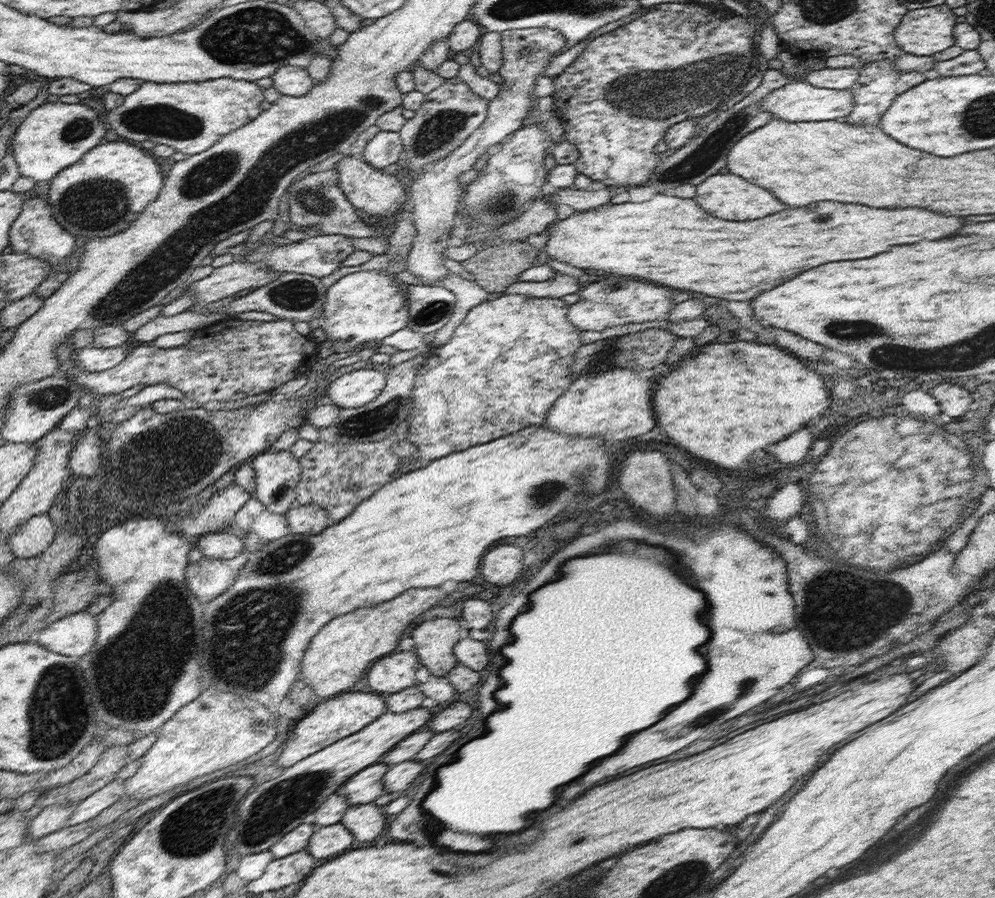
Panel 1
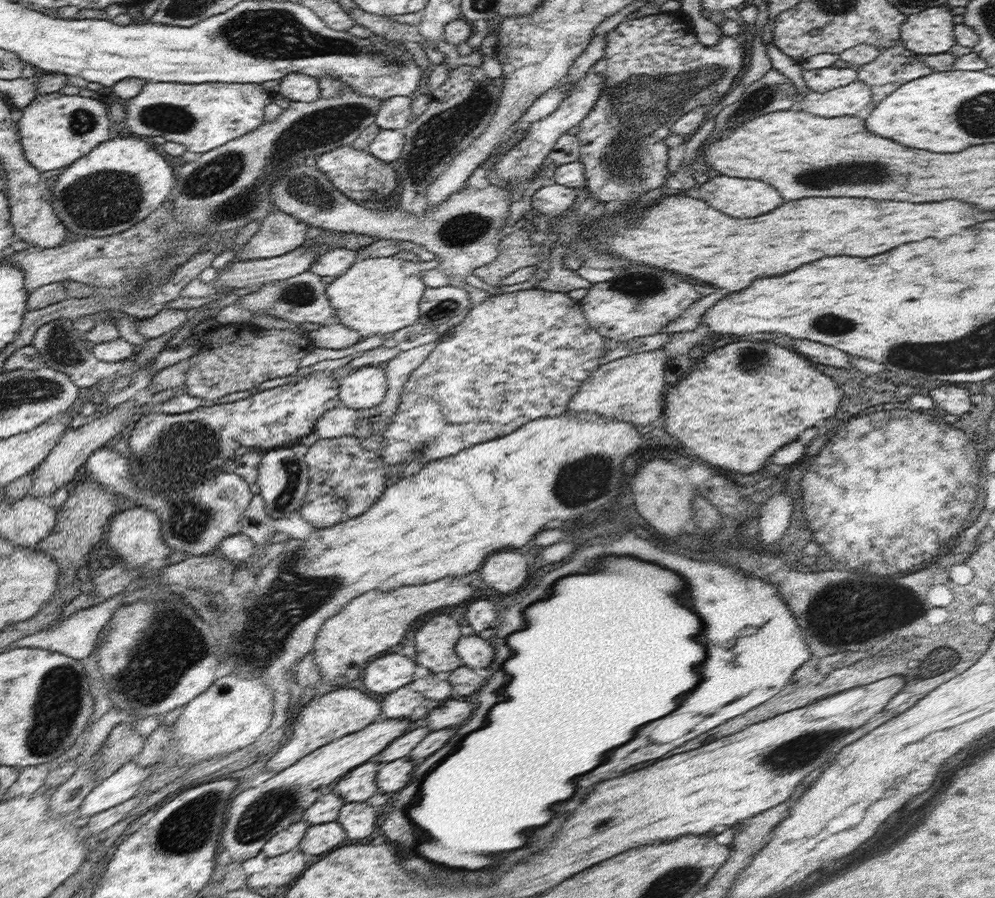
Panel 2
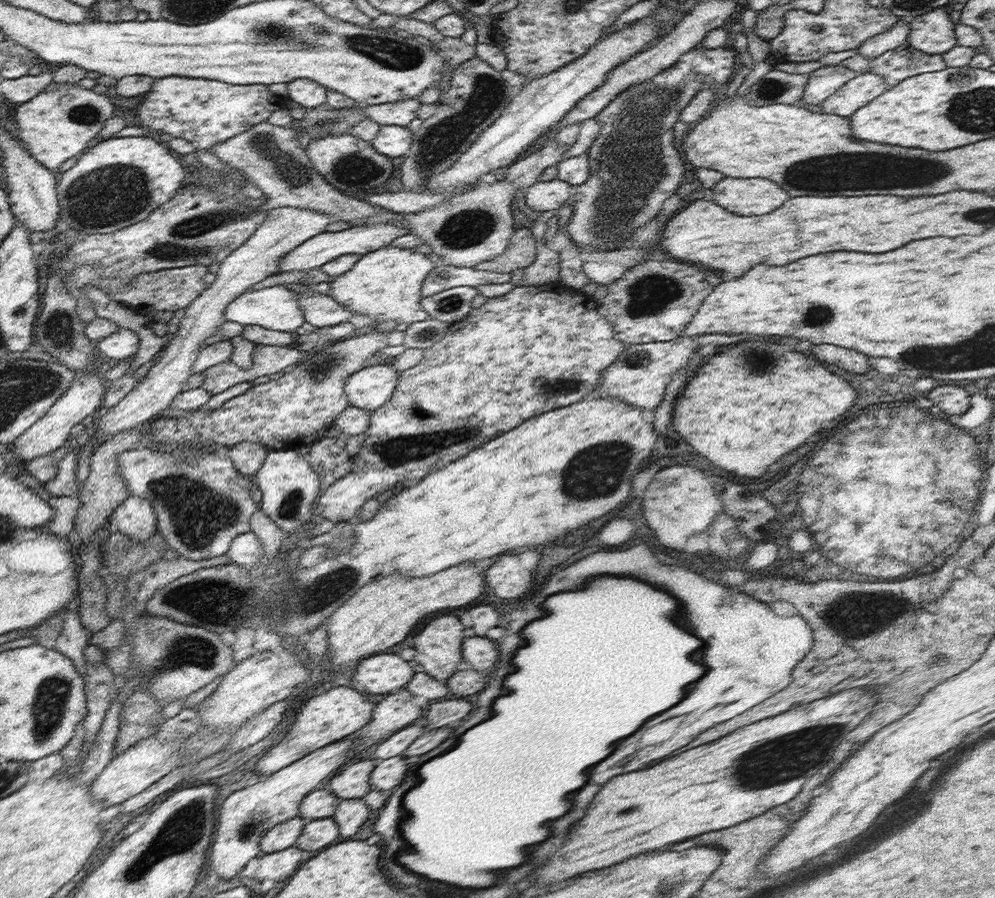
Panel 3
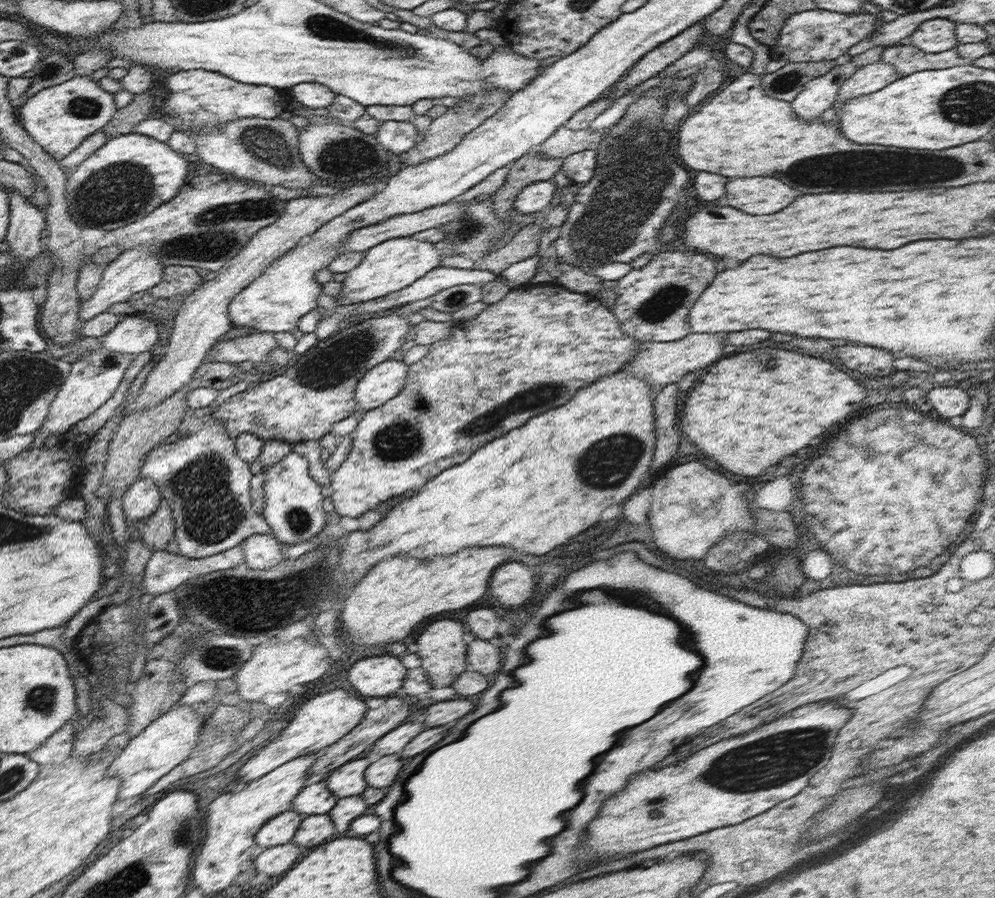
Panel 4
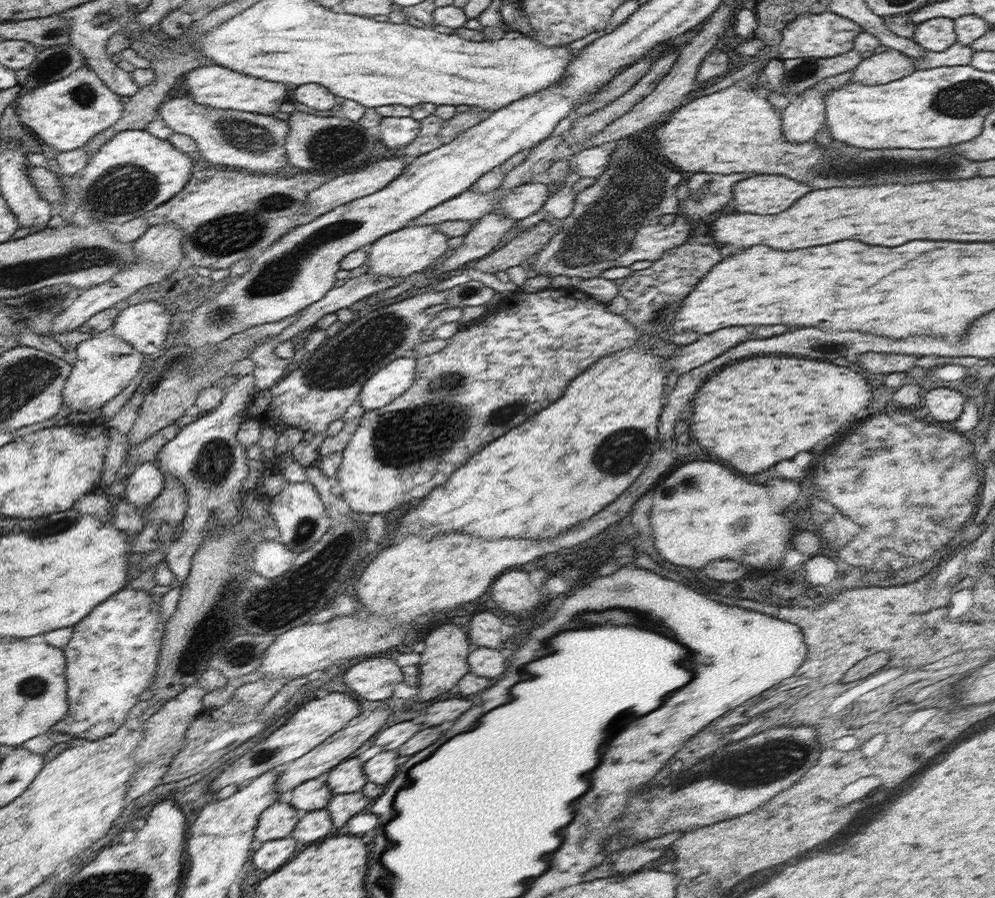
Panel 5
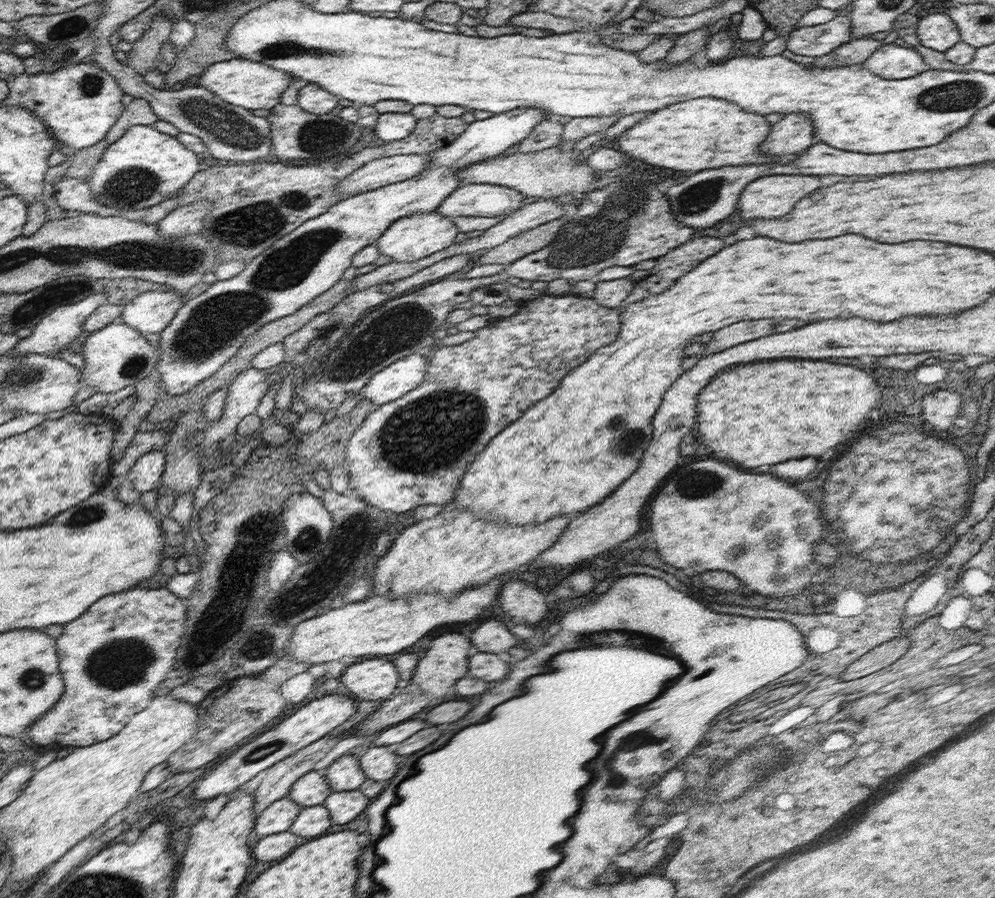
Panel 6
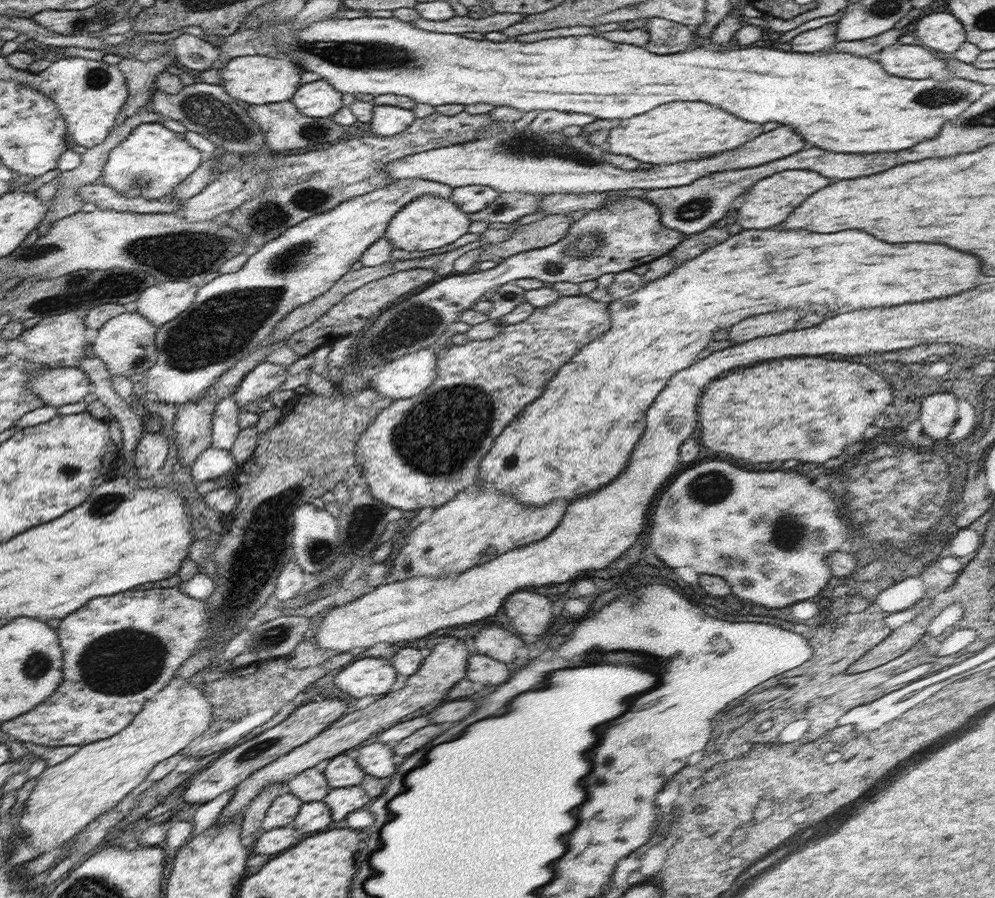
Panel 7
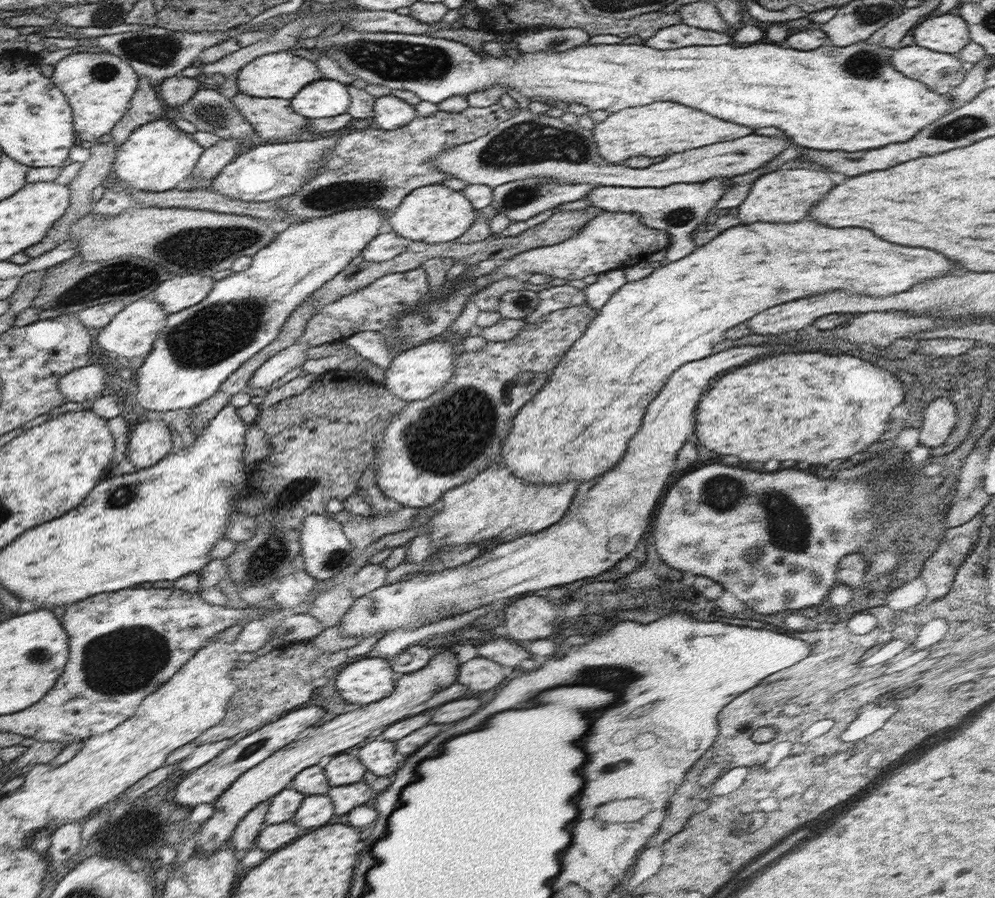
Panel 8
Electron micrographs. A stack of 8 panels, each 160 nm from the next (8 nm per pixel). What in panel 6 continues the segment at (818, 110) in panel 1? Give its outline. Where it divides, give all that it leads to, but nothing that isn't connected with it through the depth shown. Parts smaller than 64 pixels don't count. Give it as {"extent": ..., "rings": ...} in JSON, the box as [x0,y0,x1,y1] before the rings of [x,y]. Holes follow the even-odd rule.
{"extent":[862,45,929,79],"rings":[[[882,45],[862,65],[872,74],[886,79],[903,79],[925,73],[929,66],[913,47]]]}

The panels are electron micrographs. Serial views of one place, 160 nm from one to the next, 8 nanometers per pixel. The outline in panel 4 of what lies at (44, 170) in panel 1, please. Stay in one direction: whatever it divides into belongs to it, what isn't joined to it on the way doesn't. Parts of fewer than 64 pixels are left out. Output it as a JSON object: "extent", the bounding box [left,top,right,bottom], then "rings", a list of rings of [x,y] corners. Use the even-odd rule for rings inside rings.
{"extent":[17,75,118,162],"rings":[[[74,75],[70,80],[51,86],[31,96],[17,111],[19,123],[30,136],[60,162],[78,148],[91,134],[106,127],[118,108],[114,95],[106,92],[89,76]]]}

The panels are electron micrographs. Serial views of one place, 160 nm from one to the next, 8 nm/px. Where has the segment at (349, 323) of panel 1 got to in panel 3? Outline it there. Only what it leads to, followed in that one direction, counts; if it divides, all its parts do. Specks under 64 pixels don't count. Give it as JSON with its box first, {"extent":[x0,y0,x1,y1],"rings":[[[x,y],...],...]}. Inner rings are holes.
{"extent":[331,246,436,324],"rings":[[[384,246],[380,250],[362,255],[348,272],[337,276],[331,282],[332,298],[357,314],[364,314],[374,318],[376,322],[396,320],[398,324],[406,322],[420,322],[430,318],[421,305],[421,290],[426,275],[436,266],[428,259],[426,254],[416,252],[414,248],[402,248],[398,246]]]}

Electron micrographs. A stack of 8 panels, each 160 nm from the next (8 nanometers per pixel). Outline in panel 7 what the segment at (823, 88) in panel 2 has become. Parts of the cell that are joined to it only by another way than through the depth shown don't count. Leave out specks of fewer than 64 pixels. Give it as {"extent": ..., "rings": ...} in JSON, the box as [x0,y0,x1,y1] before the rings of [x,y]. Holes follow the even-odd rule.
{"extent":[385,121,804,194],"rings":[[[516,121],[502,122],[500,130],[492,130],[484,138],[462,144],[425,150],[421,153],[392,161],[385,166],[390,180],[426,179],[448,184],[452,188],[479,184],[491,186],[502,192],[531,192],[532,194],[556,194],[573,192],[608,192],[629,190],[654,190],[686,186],[698,180],[704,174],[724,172],[732,168],[750,168],[760,166],[782,156],[790,156],[804,148],[804,140],[790,130],[790,126],[778,126],[772,132],[758,136],[756,140],[740,146],[736,150],[724,152],[720,156],[704,158],[698,162],[680,162],[680,164],[659,164],[651,169],[622,170],[606,160],[603,146],[592,145],[586,137],[580,135],[564,137],[560,132],[535,134],[531,126],[516,130]]]}

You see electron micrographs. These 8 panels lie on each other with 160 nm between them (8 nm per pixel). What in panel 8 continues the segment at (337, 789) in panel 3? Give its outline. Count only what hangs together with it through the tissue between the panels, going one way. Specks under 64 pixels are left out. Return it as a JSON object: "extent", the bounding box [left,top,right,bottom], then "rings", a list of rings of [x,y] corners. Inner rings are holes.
{"extent":[325,753,366,787],"rings":[[[338,753],[326,760],[325,775],[331,787],[362,781],[366,771],[366,766],[358,764],[355,753]]]}

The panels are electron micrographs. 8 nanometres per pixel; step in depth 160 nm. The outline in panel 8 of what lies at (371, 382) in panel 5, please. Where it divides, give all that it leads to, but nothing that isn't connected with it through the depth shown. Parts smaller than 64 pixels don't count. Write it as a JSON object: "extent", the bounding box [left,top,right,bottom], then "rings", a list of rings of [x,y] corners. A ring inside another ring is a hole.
{"extent":[383,336,455,402],"rings":[[[440,336],[426,340],[410,350],[401,350],[385,370],[383,384],[401,402],[424,400],[444,386],[452,376],[455,358],[454,341],[441,341]]]}

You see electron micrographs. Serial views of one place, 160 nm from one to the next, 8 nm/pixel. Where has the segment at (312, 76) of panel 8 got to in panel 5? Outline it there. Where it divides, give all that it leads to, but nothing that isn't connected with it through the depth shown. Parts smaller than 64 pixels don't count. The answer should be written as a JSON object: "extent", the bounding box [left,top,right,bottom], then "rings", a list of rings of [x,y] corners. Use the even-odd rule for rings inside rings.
{"extent":[182,63,288,115],"rings":[[[213,63],[193,68],[183,76],[182,82],[186,84],[188,94],[194,97],[194,102],[218,109],[274,115],[280,111],[288,97],[288,88],[283,82],[272,82],[249,74],[240,74],[236,70]]]}

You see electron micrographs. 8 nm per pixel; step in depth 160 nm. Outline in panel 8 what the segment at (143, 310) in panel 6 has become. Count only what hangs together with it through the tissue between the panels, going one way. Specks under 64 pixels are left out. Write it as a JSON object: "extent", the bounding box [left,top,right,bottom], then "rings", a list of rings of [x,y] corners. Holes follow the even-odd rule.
{"extent":[152,274,214,314],"rings":[[[176,274],[160,283],[152,294],[163,306],[166,314],[176,314],[204,300],[212,290],[214,283],[211,275],[195,276],[188,274],[178,276]]]}

